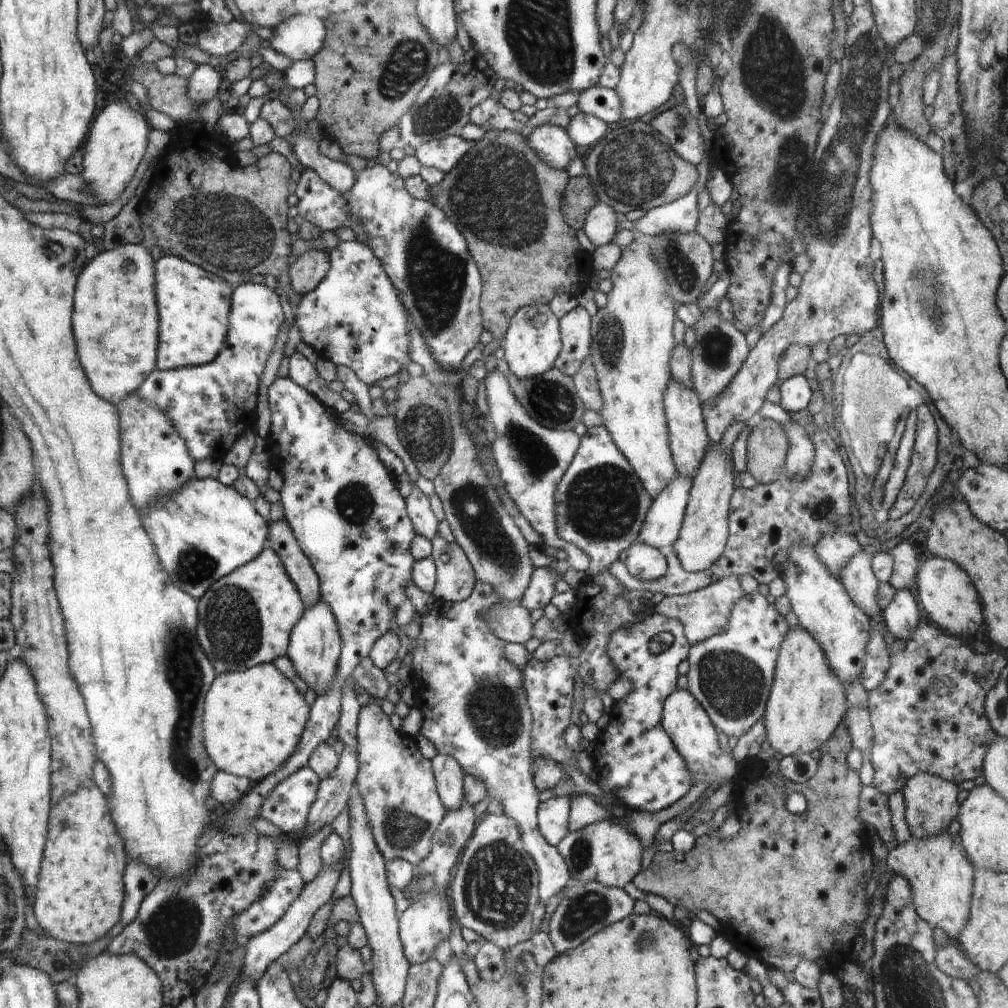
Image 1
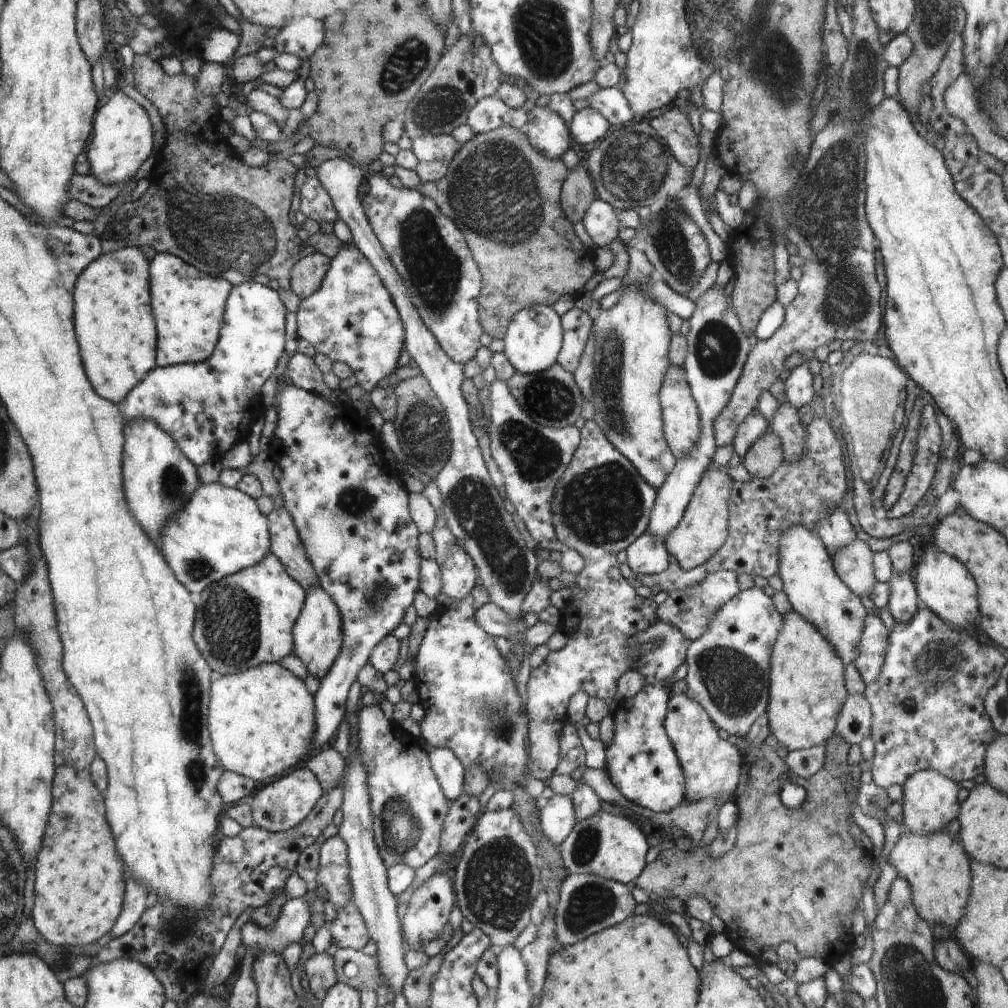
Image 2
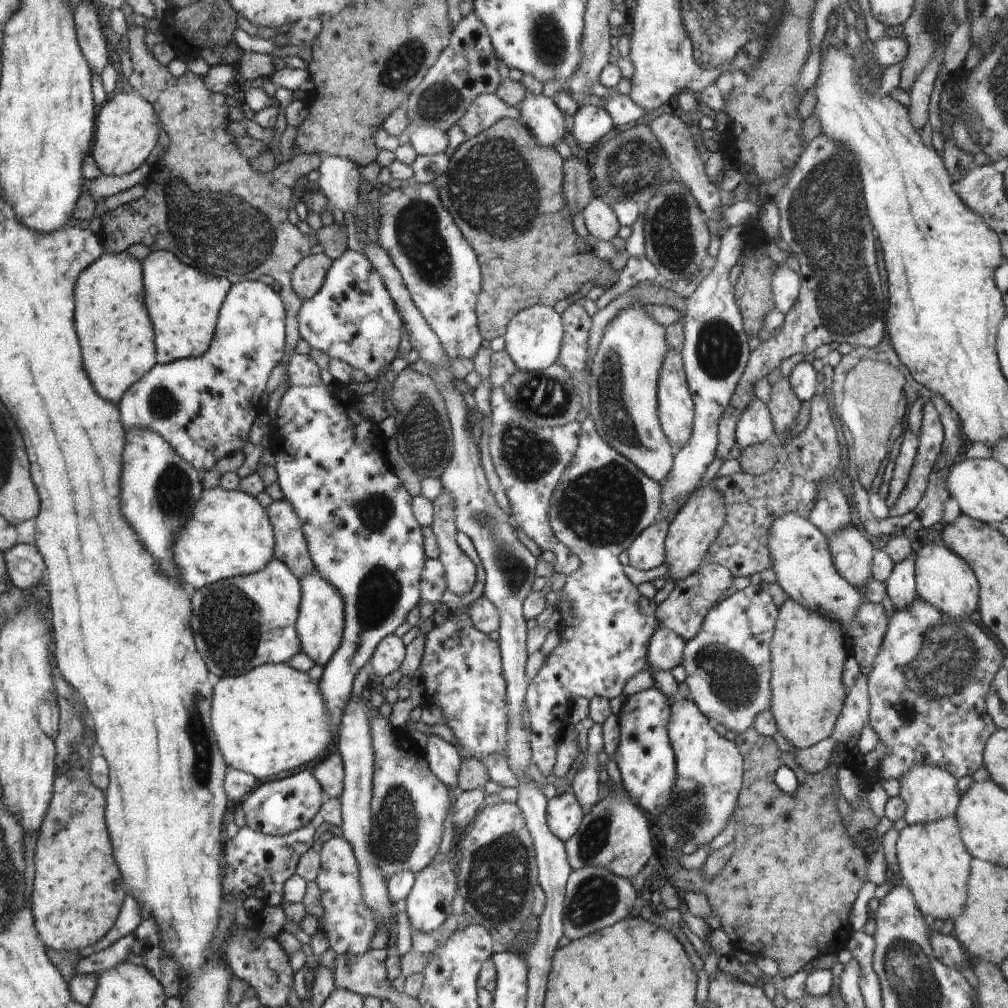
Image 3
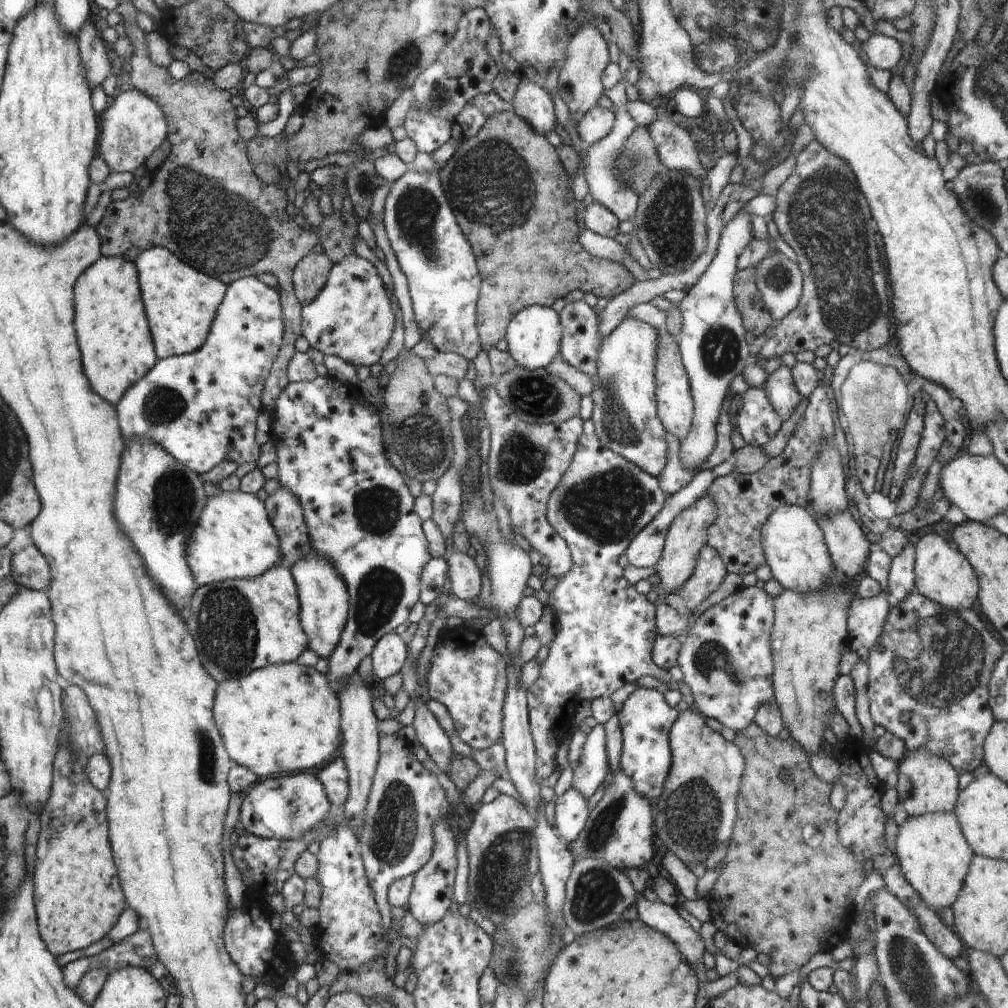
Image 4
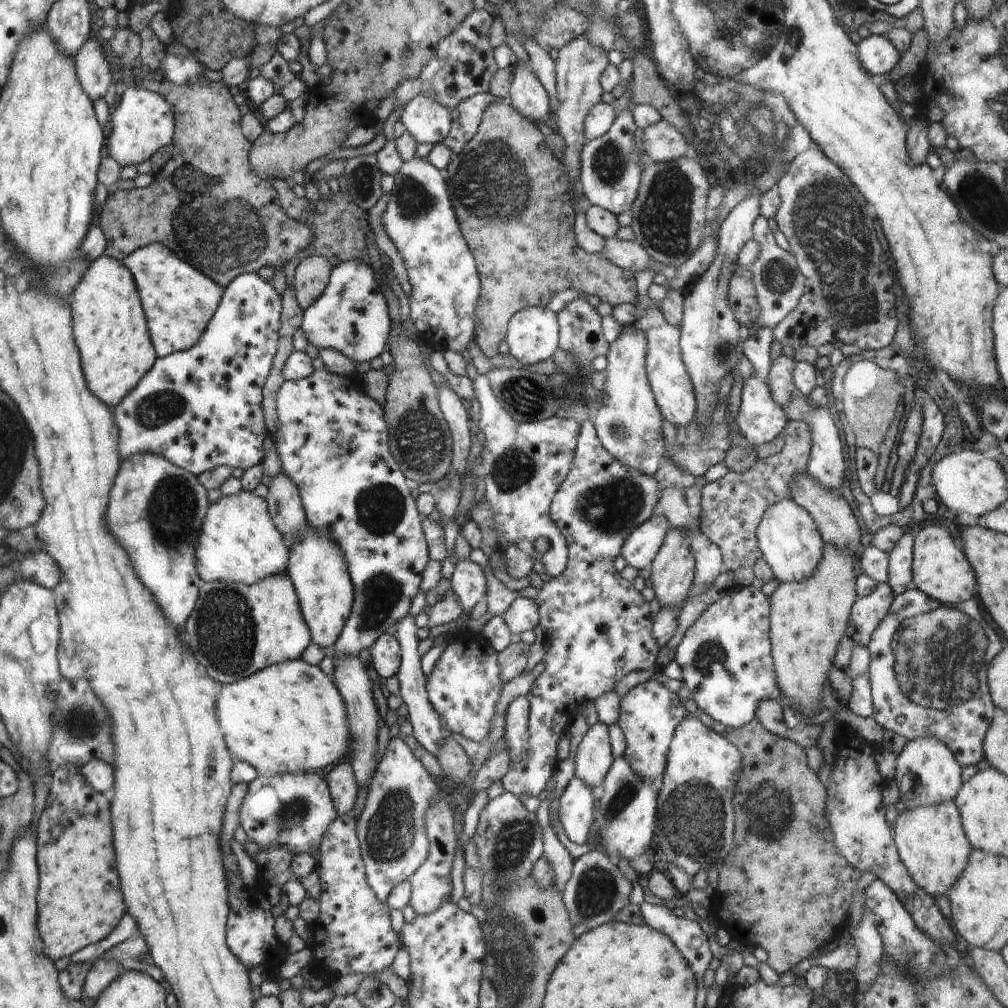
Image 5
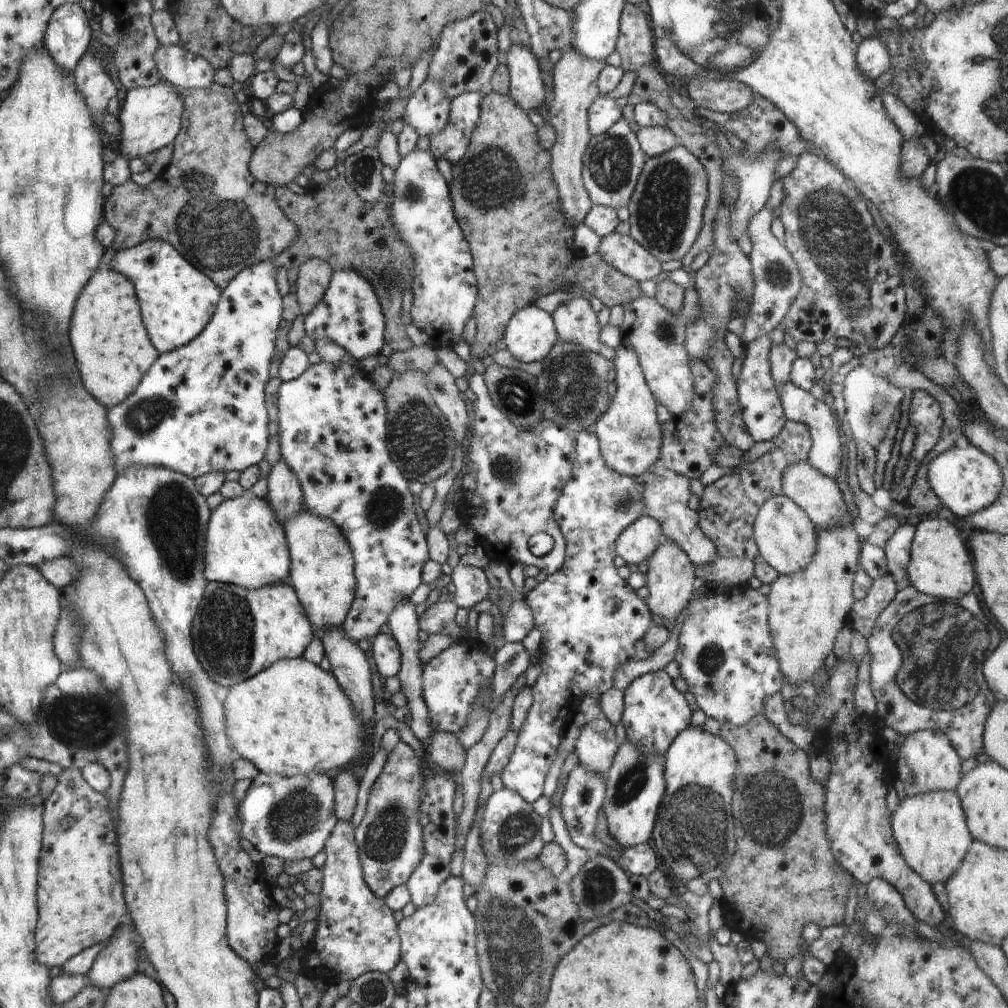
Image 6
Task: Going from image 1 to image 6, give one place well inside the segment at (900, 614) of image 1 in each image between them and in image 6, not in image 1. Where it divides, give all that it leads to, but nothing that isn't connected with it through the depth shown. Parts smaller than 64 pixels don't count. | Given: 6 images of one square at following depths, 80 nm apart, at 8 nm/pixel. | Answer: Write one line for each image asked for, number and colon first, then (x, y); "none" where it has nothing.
2: (903, 603)
3: (900, 585)
4: (901, 580)
5: (900, 579)
6: (898, 548)

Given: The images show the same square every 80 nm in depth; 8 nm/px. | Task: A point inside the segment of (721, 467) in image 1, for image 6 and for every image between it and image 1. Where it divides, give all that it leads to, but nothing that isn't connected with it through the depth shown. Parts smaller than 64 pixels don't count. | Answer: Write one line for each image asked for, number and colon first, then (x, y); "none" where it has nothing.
2: (704, 528)
3: (695, 527)
4: (687, 534)
5: (671, 573)
6: (670, 577)

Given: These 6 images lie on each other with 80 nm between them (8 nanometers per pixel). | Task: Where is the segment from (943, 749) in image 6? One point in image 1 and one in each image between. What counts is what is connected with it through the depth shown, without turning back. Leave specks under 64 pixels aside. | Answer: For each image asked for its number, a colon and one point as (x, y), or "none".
1: (931, 805)
2: (930, 801)
3: (930, 793)
4: (927, 784)
5: (927, 773)

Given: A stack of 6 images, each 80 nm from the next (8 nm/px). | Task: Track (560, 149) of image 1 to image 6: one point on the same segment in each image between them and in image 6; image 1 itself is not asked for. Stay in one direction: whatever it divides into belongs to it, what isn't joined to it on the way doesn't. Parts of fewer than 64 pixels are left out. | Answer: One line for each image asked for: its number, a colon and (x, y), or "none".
2: (547, 132)
3: (545, 122)
4: (530, 101)
5: (527, 96)
6: (526, 87)

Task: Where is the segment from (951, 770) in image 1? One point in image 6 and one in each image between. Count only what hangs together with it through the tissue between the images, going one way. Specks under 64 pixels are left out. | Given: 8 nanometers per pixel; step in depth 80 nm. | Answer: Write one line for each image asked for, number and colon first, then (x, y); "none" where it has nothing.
2: (928, 713)
3: (927, 688)
4: (929, 672)
5: (928, 662)
6: (926, 672)

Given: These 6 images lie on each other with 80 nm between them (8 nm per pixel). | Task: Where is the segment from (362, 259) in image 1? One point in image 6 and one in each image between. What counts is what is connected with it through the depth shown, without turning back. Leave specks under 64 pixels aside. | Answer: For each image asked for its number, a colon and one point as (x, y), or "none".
2: (351, 318)
3: (352, 318)
4: (351, 318)
5: (351, 317)
6: (350, 315)

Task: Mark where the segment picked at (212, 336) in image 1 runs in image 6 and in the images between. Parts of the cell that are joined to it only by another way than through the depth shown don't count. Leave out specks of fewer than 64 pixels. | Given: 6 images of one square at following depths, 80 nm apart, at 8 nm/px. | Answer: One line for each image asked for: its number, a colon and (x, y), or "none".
2: (189, 305)
3: (183, 303)
4: (181, 303)
5: (179, 301)
6: (177, 300)

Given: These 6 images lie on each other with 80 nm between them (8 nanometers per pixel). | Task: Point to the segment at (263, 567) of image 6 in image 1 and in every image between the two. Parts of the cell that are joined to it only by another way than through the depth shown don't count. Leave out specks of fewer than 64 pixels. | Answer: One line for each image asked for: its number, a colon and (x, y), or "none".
1: (207, 530)
2: (220, 530)
3: (230, 534)
4: (235, 539)
5: (240, 543)

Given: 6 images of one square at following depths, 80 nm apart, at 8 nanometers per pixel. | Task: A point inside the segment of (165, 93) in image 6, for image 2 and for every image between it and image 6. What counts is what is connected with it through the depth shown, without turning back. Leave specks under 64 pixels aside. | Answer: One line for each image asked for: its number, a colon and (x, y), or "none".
2: (123, 136)
3: (128, 124)
4: (134, 125)
5: (143, 122)

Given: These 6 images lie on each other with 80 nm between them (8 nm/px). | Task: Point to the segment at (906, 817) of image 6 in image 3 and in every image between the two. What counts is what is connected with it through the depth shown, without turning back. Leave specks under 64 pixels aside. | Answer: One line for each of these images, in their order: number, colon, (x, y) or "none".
3: (934, 864)
4: (934, 856)
5: (931, 842)

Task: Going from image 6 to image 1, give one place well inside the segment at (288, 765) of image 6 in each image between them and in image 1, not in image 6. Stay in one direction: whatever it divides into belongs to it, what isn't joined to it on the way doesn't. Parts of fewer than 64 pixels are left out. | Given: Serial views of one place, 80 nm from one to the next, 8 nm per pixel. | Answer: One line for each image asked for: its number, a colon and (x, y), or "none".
1: (256, 717)
2: (263, 720)
3: (273, 719)
4: (281, 718)
5: (290, 717)

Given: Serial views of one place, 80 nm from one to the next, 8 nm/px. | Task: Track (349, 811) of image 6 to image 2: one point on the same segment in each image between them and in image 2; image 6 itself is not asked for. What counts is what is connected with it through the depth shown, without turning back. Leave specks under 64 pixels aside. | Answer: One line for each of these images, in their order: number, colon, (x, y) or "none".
2: (328, 765)
3: (330, 772)
4: (334, 777)
5: (344, 790)

